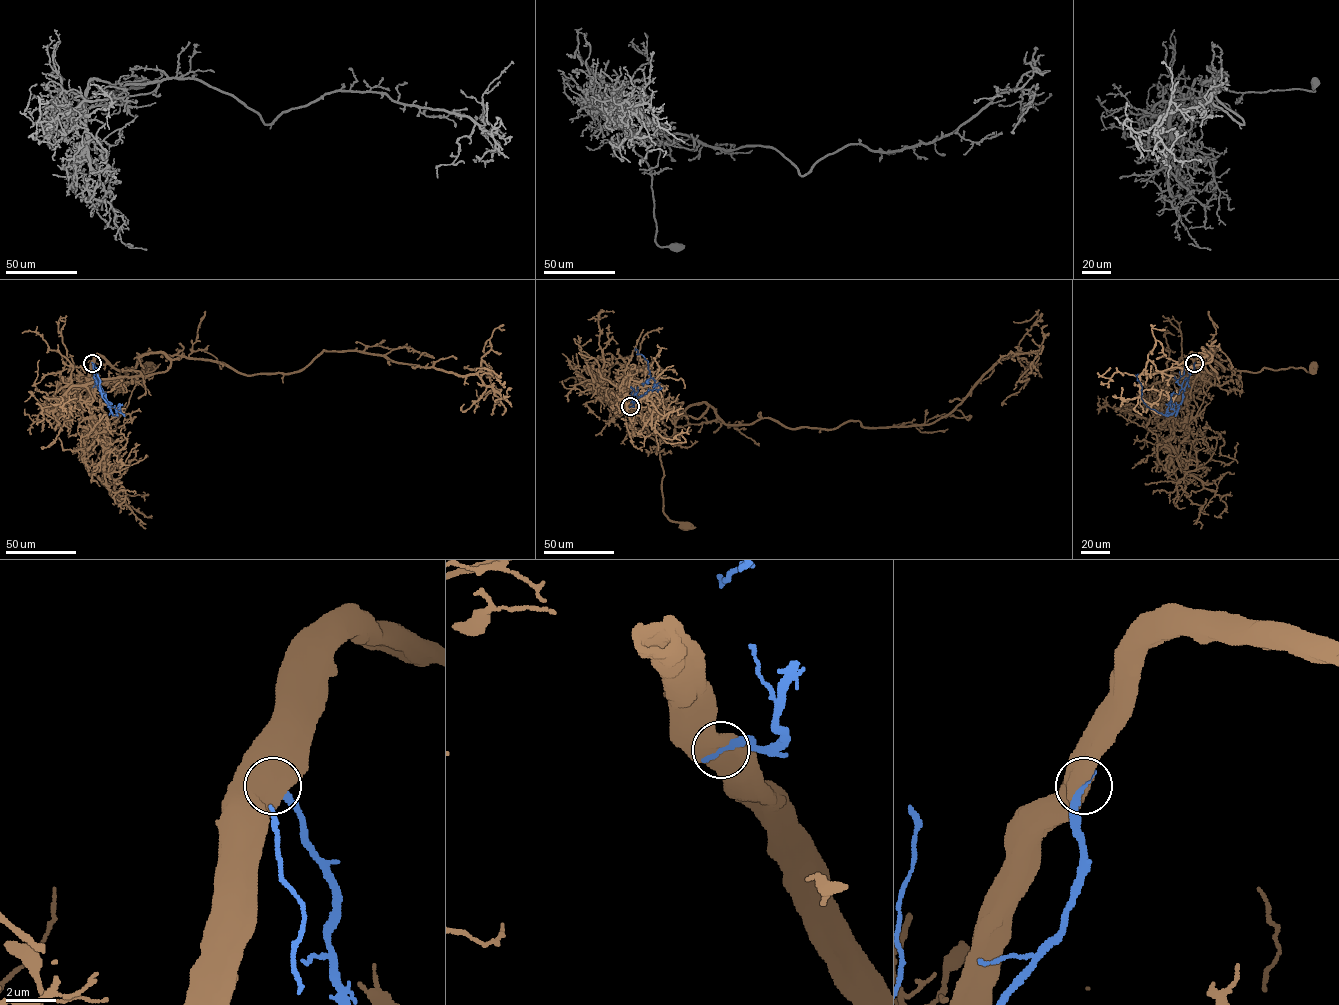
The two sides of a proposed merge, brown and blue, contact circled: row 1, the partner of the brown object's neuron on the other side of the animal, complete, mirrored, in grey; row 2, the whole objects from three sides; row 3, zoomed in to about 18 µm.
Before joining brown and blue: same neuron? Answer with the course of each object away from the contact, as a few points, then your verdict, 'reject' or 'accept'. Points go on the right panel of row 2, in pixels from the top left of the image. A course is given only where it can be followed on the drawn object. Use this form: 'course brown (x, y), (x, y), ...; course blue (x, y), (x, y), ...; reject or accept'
course brown (1194, 363), (1198, 355), (1206, 354), (1234, 370), (1257, 372), (1264, 368), (1290, 367), (1311, 372), (1314, 367); course blue (1194, 363), (1181, 402), (1169, 415), (1158, 412), (1143, 402), (1138, 374); reject

